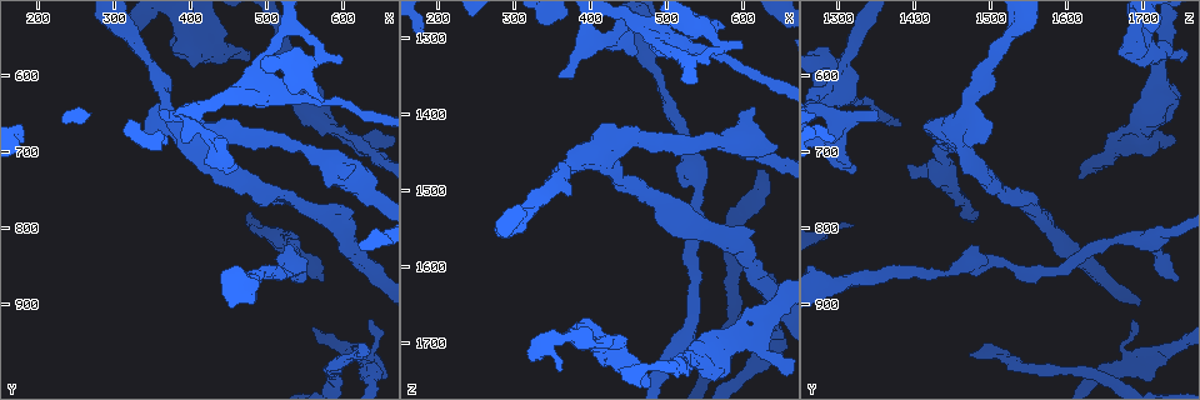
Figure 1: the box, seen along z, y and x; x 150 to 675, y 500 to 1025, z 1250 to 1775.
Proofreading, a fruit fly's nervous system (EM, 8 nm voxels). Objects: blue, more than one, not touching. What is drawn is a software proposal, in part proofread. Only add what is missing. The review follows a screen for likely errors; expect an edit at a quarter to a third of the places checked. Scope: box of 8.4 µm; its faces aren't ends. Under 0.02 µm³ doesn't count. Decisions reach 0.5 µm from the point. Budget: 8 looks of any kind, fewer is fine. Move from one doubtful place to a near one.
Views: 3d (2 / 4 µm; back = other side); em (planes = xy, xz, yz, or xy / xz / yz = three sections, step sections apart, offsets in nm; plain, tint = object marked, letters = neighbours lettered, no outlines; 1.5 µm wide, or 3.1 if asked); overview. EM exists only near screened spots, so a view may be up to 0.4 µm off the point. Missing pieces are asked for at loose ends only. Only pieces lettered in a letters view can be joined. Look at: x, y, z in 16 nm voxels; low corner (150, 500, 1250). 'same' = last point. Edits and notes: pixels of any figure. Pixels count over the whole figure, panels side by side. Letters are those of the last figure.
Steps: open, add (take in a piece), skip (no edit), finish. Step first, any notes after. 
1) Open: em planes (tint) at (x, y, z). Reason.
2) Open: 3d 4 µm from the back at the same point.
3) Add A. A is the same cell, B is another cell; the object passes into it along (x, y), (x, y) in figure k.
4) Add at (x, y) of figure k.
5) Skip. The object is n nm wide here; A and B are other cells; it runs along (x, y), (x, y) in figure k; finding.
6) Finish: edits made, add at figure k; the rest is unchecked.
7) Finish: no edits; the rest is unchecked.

Open: em planes (letters) at (340, 665, 1505). An open end.

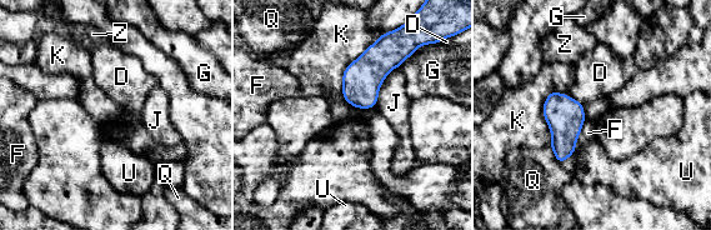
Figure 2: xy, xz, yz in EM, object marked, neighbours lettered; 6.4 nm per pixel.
Skip. The object is 200 nm wide here; D, F, G, J, K, Q, U and Z are other cells; a border runs along (380, 35), (343, 73), (355, 108) in figure 2; none of them fits.

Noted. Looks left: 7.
Open: em planes (letters) at (360, 645, 1345). Branch stops here.

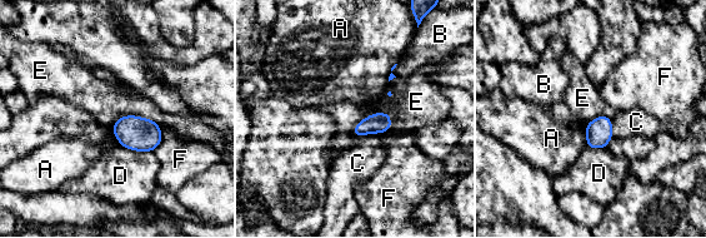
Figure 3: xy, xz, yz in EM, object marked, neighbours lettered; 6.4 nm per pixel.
Add C. C is the same cell, A, B, D, E and F are other cells; the object passes into it along (379, 123), (366, 133), (357, 163) in figure 3; it goes on there.

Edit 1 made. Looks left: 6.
Open: overview. See it whole again.

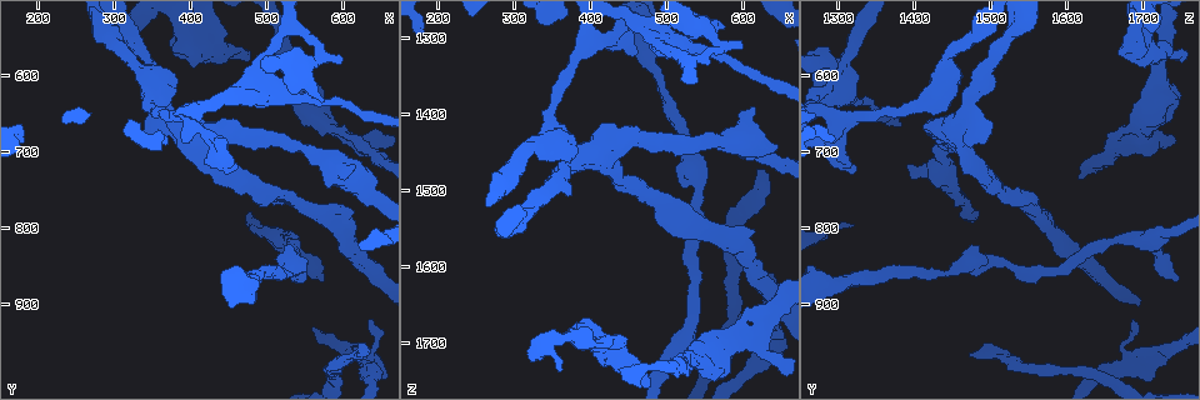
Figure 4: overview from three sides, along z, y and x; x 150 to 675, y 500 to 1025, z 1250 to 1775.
Open: em xy step 4 (letters) at (600, 585, 1305). Branch stops here.

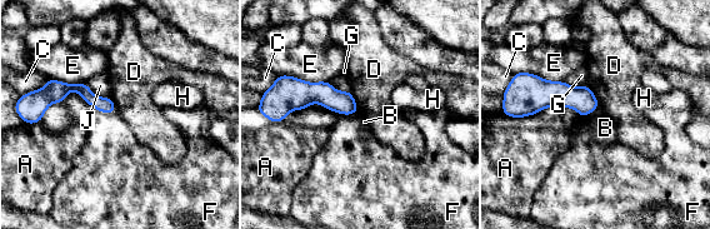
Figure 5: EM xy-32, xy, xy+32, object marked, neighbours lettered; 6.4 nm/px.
Open: em planes (letters) at the same point. Cut it another way.

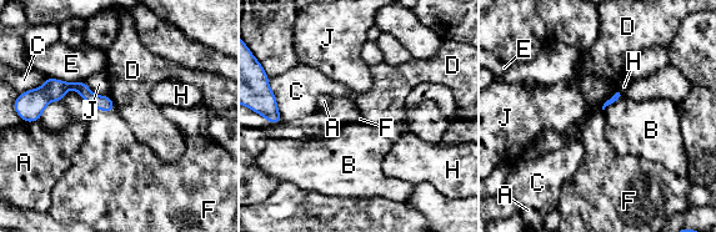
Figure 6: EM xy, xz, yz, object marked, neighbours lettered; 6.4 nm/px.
Skip. A, B, C, D, E, F, H and J are other cells; it runs along (46, 97), (79, 86), (110, 106) in figure 6; none of them fits.

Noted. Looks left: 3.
Finish: edits made, add at figure 3; the rest is unchecked.

